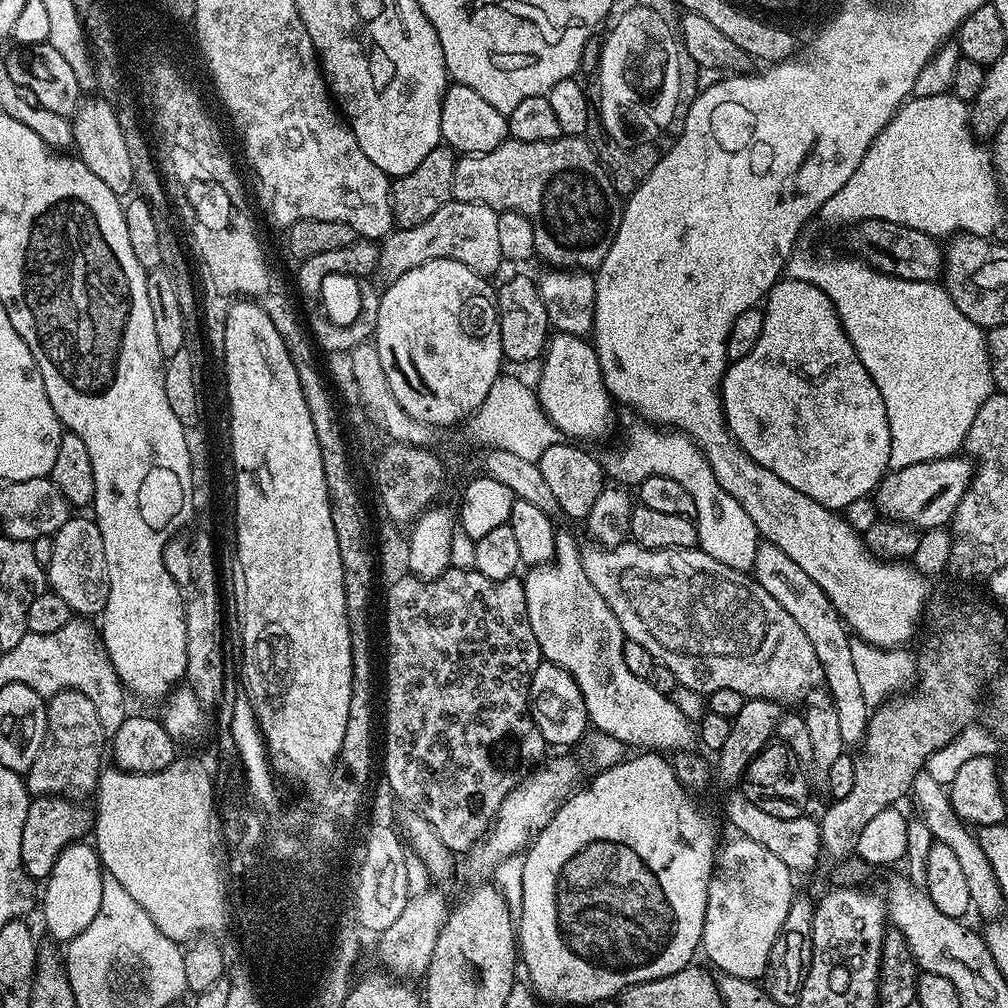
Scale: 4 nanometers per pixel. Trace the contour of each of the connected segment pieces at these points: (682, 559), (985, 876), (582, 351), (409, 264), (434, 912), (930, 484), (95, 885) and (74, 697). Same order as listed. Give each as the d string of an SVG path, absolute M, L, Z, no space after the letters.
M588 542L588 545L585 543L581 547L580 557L582 570L586 570L586 578L590 578L594 590L598 590L602 598L606 598L606 606L614 610L614 618L618 618L618 626L622 626L625 637L640 643L641 646L646 646L646 650L650 650L655 663L670 666L670 670L674 670L674 678L681 689L689 688L687 691L692 694L707 694L714 690L738 690L738 694L742 694L745 698L774 700L781 706L796 706L792 704L799 705L807 701L808 697L825 683L824 671L818 662L818 654L814 654L814 646L810 646L810 638L802 634L802 626L798 626L798 622L794 622L794 618L790 618L790 614L786 614L786 610L782 610L782 606L778 606L778 602L774 602L774 598L770 598L770 594L766 594L766 590L762 590L760 583L748 572L731 569L720 560L715 560L702 552L699 547L644 548L635 542L625 542L613 548L605 548L602 544Z
M921 770L912 779L910 796L911 799L916 799L915 811L926 822L933 841L950 846L950 851L958 857L958 866L966 877L966 887L970 889L972 908L975 911L980 911L984 918L999 917L1003 913L1000 911L1004 908L1006 897L998 886L994 870L990 866L986 854L982 854L982 846L978 846L975 831L958 818L958 814L952 806L952 800L948 797L948 788L939 784L934 778L930 778L927 770Z
M556 332L546 345L540 366L538 400L554 426L576 442L602 439L612 428L608 405L612 406L614 401L602 380L595 347L583 337Z
M451 199L446 206L442 206L442 210L437 210L431 218L426 218L426 222L421 222L419 226L396 228L389 232L380 244L380 257L375 275L380 276L379 283L381 285L387 286L393 284L398 278L402 278L402 274L431 260L462 262L466 266L470 266L470 270L474 270L480 276L491 277L491 272L498 271L504 260L502 249L498 243L498 214L496 211L485 204Z
M431 890L417 896L409 896L406 908L390 928L379 933L380 960L389 964L391 971L400 978L423 977L434 958L434 946L438 946L438 934L448 920L450 904L444 901L442 893Z
M964 454L918 462L914 466L889 471L874 493L879 515L889 520L901 520L917 530L951 525L958 502L962 502L962 494L966 494L970 486L973 471L973 461Z
M77 842L66 846L62 854L54 862L54 870L50 870L48 879L42 884L42 908L44 904L44 928L56 940L67 942L75 938L98 914L98 906L102 906L102 882L106 873L100 862L100 855L88 842Z
M69 688L54 694L47 701L48 736L44 740L42 750L38 750L38 758L34 758L34 766L26 774L29 793L38 796L67 796L69 798L91 797L96 790L96 782L100 779L102 765L106 760L106 733L98 718L98 710L94 710L94 702L86 698L86 694L75 692Z

